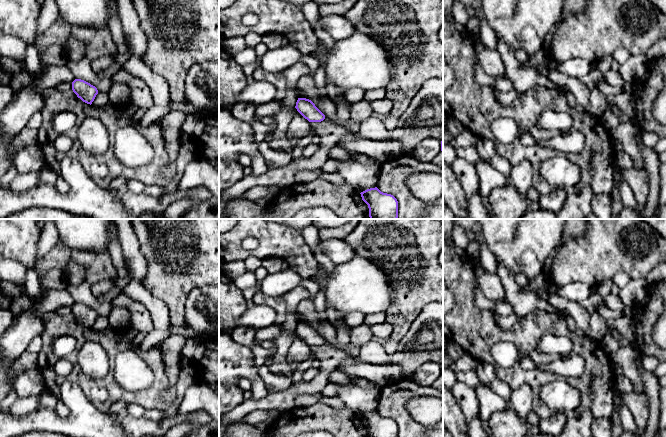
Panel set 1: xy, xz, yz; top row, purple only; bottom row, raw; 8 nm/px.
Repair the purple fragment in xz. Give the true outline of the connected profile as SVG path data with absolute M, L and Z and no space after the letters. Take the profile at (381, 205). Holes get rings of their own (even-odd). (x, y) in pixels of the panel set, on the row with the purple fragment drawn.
M377 187L367 189L360 194L368 205L370 219L398 218L398 201L393 195L383 193Z

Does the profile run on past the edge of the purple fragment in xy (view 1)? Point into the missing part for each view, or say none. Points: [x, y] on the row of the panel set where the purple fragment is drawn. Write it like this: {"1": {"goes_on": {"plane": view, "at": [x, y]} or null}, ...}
{"1": {"goes_on": null}}

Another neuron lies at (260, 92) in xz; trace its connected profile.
M255 81L250 85L246 85L240 94L240 102L259 106L267 104L274 100L276 89L269 82Z

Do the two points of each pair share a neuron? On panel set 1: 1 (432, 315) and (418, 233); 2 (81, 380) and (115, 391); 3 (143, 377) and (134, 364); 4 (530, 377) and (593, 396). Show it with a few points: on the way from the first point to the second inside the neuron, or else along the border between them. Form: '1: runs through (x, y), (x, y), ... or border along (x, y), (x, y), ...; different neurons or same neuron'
1: border along (432, 302), (429, 302), (414, 320); different neurons
2: runs through (89, 387), (95, 391), (107, 391); same neuron
3: runs through (140, 374), (134, 367); same neuron
4: runs through (528, 342), (541, 329), (561, 329), (593, 361); same neuron

